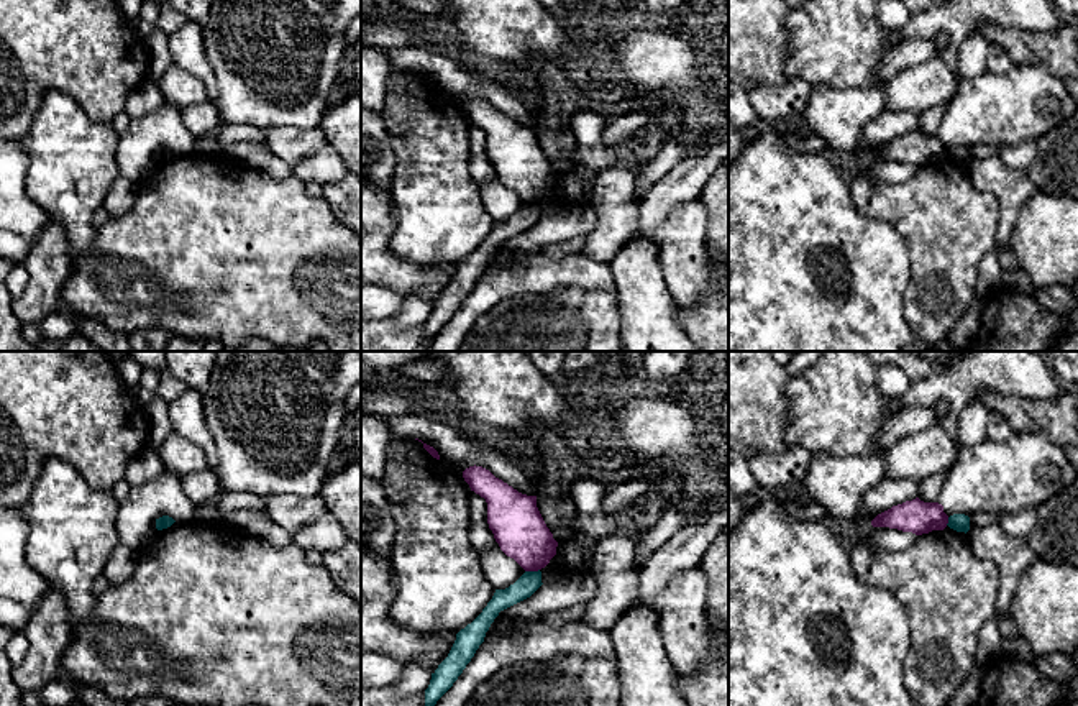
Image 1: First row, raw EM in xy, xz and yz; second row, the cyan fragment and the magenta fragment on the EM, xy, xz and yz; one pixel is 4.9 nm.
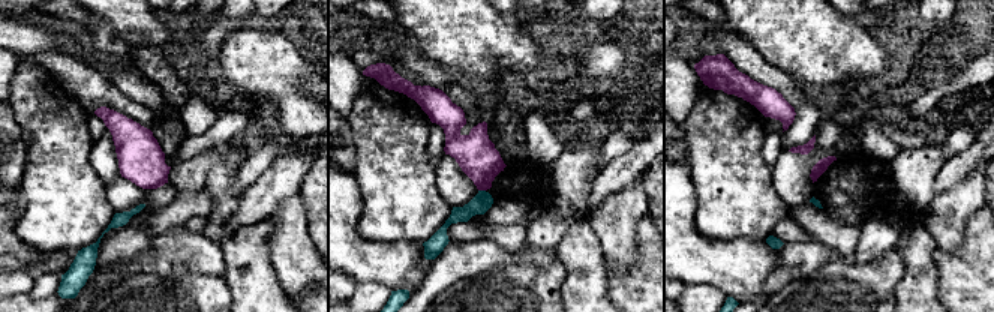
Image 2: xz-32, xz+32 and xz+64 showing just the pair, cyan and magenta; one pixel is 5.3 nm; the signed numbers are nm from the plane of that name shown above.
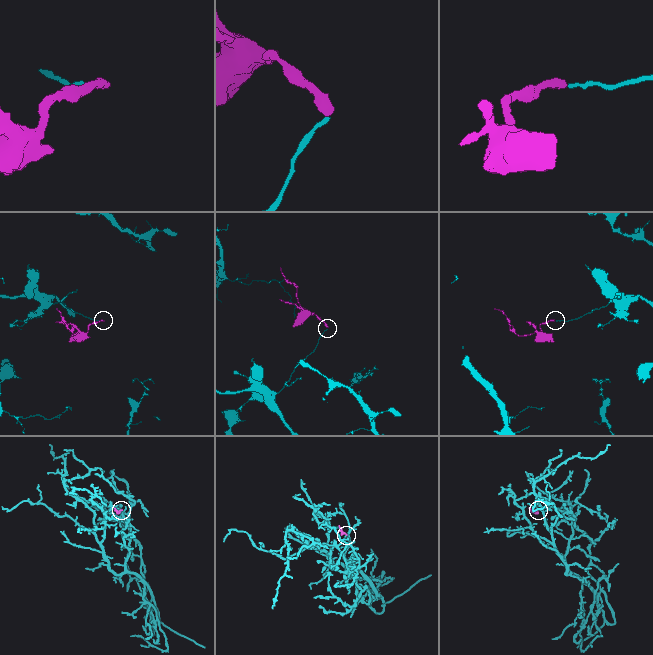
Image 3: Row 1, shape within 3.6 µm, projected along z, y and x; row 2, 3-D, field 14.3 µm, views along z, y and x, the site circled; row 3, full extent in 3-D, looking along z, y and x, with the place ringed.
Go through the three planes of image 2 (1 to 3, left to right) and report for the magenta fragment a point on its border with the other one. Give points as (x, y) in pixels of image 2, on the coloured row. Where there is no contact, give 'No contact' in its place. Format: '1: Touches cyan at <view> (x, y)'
1: No contact
2: Touches cyan at xz+32 (482, 191)
3: No contact

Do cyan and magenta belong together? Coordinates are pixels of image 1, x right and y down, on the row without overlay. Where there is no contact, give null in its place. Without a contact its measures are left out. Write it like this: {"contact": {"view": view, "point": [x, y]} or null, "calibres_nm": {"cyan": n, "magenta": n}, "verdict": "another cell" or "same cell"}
{"contact": {"view": "xz", "point": [532, 204]}, "calibres_nm": {"cyan": 100, "magenta": 260}, "verdict": "another cell"}

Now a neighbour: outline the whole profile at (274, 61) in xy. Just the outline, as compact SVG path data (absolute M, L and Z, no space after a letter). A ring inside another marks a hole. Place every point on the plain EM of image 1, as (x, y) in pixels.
M213 0L202 38L218 90L215 107L223 123L258 128L320 126L328 94L336 84L345 56L346 30L361 15L361 0Z

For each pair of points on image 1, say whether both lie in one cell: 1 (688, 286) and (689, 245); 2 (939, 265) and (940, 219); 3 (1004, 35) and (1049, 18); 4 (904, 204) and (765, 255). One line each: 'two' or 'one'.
1: one
2: one
3: two
4: two

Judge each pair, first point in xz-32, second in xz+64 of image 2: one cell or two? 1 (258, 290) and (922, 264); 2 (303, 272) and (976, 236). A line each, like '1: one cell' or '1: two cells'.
1: one cell
2: two cells

